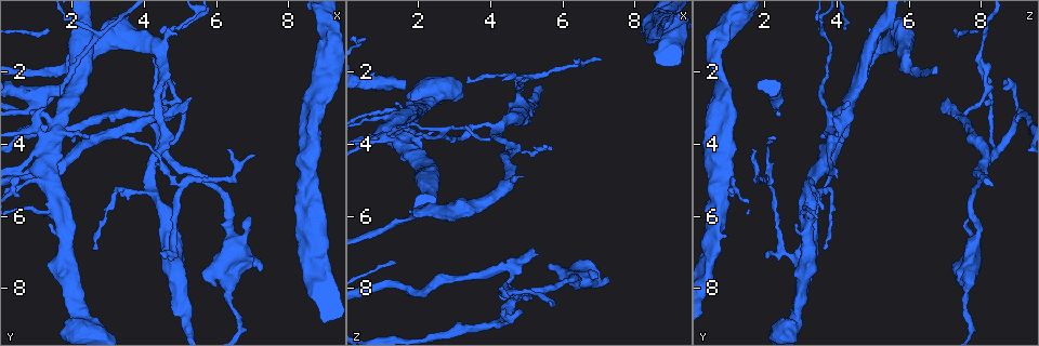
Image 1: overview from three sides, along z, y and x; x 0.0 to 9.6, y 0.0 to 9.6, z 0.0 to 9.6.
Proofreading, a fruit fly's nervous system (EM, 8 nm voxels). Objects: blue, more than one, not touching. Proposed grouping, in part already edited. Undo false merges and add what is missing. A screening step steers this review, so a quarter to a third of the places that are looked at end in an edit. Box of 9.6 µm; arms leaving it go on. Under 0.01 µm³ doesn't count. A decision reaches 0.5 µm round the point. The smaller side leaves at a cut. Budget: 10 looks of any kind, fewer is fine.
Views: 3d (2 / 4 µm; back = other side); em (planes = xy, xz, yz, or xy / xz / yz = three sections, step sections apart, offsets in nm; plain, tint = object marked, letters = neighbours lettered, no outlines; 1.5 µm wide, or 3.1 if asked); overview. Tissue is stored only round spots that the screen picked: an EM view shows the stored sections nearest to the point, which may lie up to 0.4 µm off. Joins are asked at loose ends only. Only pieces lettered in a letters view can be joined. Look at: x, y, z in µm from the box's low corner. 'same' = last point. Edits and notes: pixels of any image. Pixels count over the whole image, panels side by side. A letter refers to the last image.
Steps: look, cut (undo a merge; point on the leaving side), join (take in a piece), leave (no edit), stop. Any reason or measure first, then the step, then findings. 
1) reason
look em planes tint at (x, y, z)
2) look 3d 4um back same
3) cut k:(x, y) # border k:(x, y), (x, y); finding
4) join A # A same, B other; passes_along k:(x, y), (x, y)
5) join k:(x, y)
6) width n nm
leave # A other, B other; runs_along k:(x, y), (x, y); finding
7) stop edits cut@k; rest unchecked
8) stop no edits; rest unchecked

sharp bend
look em planes tint at (6.40, 5.00, 1.80)

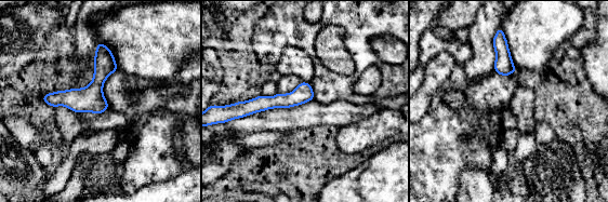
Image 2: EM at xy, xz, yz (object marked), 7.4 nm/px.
look em planes letters same

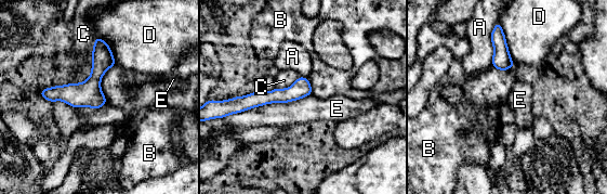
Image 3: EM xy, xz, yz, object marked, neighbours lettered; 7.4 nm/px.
longest_contact E 700 nm
leave # A other, B other, C other, D other, E other; border 3:(300, 76), (290, 86), (276, 88); all the same cell

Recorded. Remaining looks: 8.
calibre changes
look 3d 4um at (1.35, 4.05, 3.75)

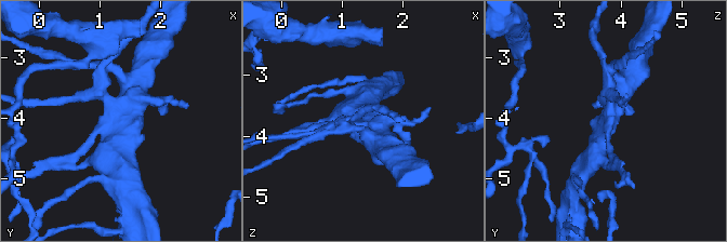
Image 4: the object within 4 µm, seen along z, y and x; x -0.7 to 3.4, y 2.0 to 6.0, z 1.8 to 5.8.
look em xy step 8 tint at (1.30, 4.05, 3.75)

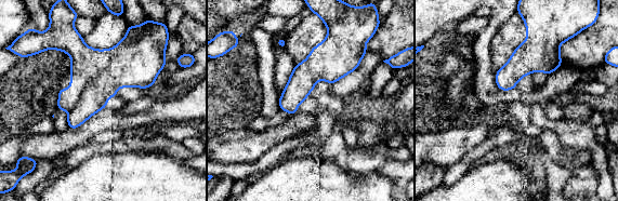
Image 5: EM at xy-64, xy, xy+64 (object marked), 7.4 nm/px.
cut it another way
look em planes letters same

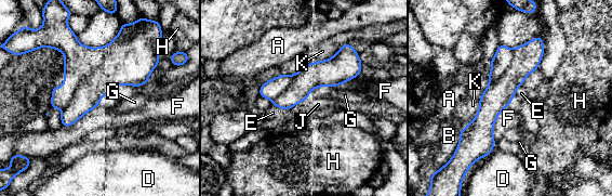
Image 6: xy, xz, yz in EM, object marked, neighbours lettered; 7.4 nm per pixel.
cut 6:(117, 69) # A other, B other, D other, E other, F other, G other, H other, J other, K other; border 6:(105, 47), (103, 61), (63, 110); two cells meet here

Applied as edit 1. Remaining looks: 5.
look overview

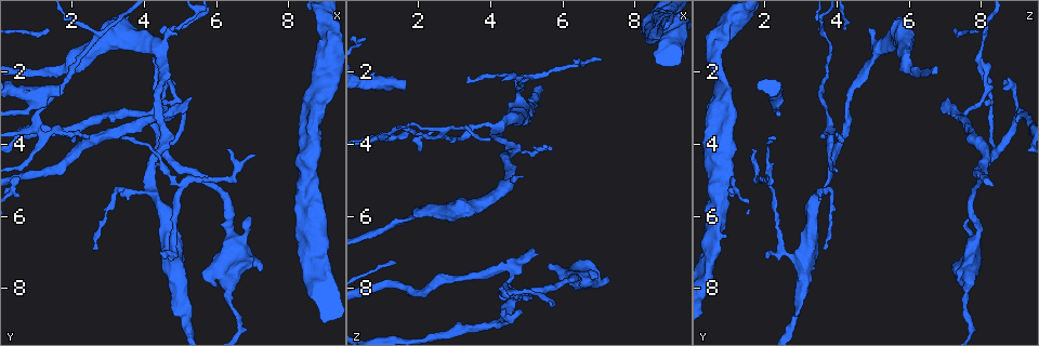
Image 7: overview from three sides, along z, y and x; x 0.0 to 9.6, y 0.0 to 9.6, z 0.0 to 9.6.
stops while still wide
look em xy step 8 letters at (1.60, 2.45, 2.15)

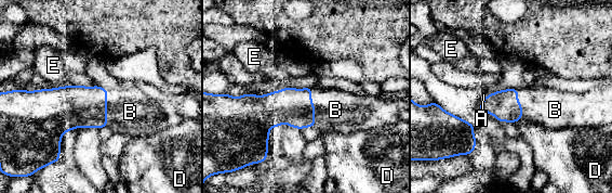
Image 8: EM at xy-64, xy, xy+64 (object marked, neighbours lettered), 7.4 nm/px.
another direction
look em planes letters same

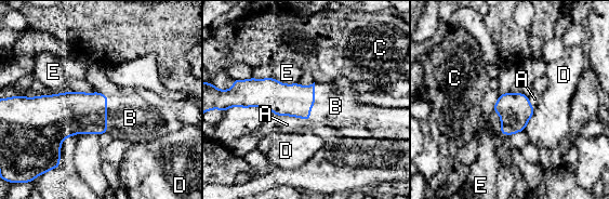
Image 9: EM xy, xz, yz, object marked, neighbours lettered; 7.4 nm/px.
longest_contact B 280 nm
join B # A other, B same, C other, D other, E other; it goes on there

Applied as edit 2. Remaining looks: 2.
three arms meet
look em planes letters at (4.60, 4.25, 8.35)

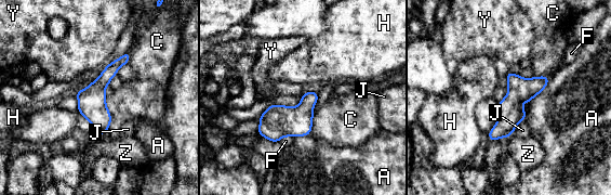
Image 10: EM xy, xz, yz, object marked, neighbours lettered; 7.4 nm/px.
leave # A other, C other, F other, H other, J other, Y other, Z other; border 10:(105, 96), (110, 115), (106, 133); one cell here

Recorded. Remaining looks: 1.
stop edits cut@6, join@9; rest unchecked

